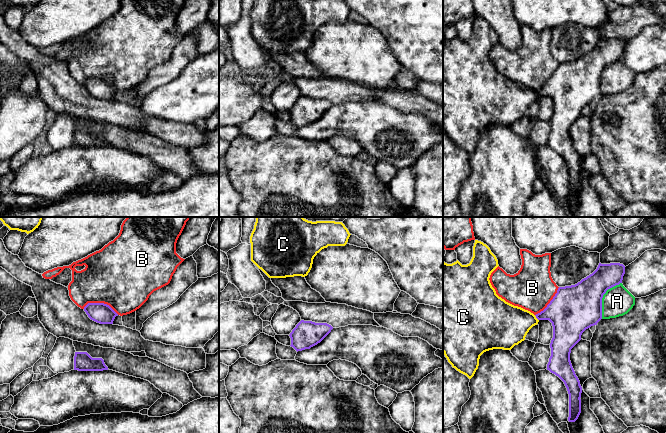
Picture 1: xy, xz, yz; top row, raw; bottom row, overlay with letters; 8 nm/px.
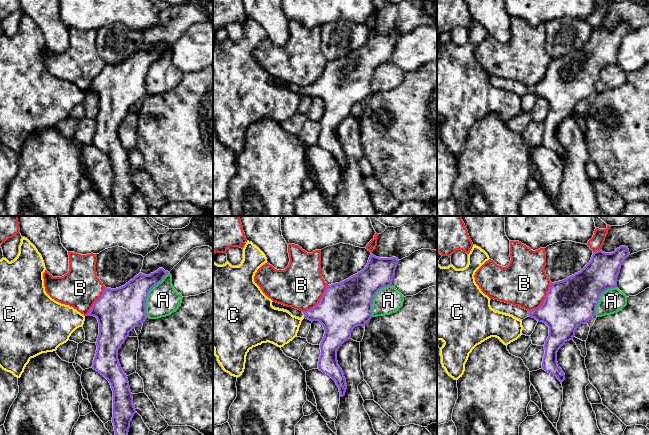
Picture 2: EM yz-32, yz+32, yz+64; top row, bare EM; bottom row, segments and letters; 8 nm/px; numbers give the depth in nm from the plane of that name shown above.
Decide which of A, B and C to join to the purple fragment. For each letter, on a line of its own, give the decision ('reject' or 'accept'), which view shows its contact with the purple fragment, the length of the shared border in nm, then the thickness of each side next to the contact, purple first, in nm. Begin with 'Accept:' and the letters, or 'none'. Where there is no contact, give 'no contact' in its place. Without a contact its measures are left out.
Accept: none
A: reject; contact in yz; length 340 nm; calibres 380 and 240 nm
B: reject; contact in xy; length 300 nm; calibres 160 and 480 nm
C: reject; contact in yz; length 60 nm; calibres 300 and 340 nm

